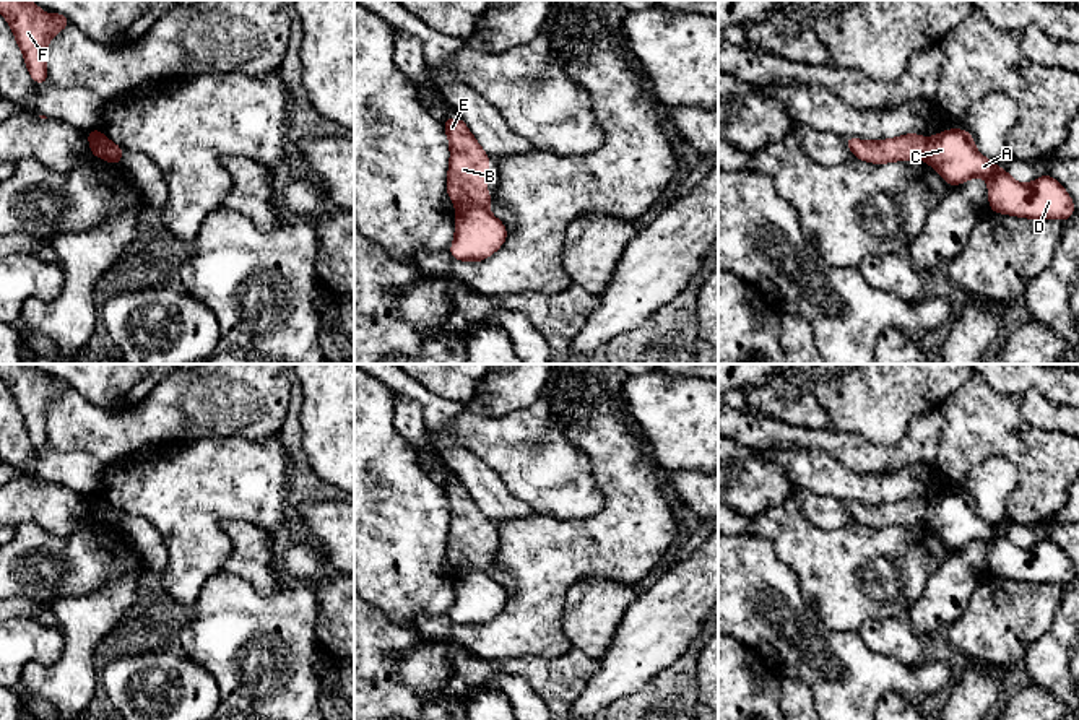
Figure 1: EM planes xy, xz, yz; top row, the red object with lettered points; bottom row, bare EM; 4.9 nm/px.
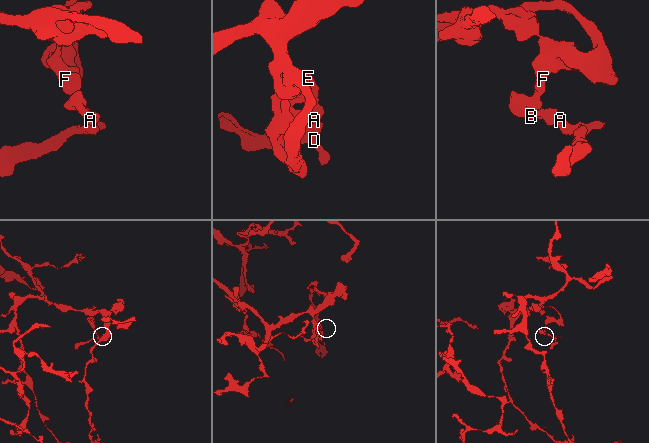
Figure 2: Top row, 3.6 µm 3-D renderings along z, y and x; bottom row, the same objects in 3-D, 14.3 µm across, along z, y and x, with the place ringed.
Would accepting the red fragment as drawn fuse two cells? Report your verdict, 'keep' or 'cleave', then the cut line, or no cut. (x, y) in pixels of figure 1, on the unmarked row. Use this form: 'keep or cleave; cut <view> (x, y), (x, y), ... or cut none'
cleave; cut xz (485, 569), (467, 572), (459, 579)

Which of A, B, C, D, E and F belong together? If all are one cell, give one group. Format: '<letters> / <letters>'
A C D / B E F

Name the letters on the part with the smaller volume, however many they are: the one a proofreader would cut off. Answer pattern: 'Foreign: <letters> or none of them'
Foreign: A, C, D

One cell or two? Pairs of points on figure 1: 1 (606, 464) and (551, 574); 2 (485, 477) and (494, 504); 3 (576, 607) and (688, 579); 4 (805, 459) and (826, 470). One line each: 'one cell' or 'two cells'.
1: one cell
2: one cell
3: two cells
4: one cell

